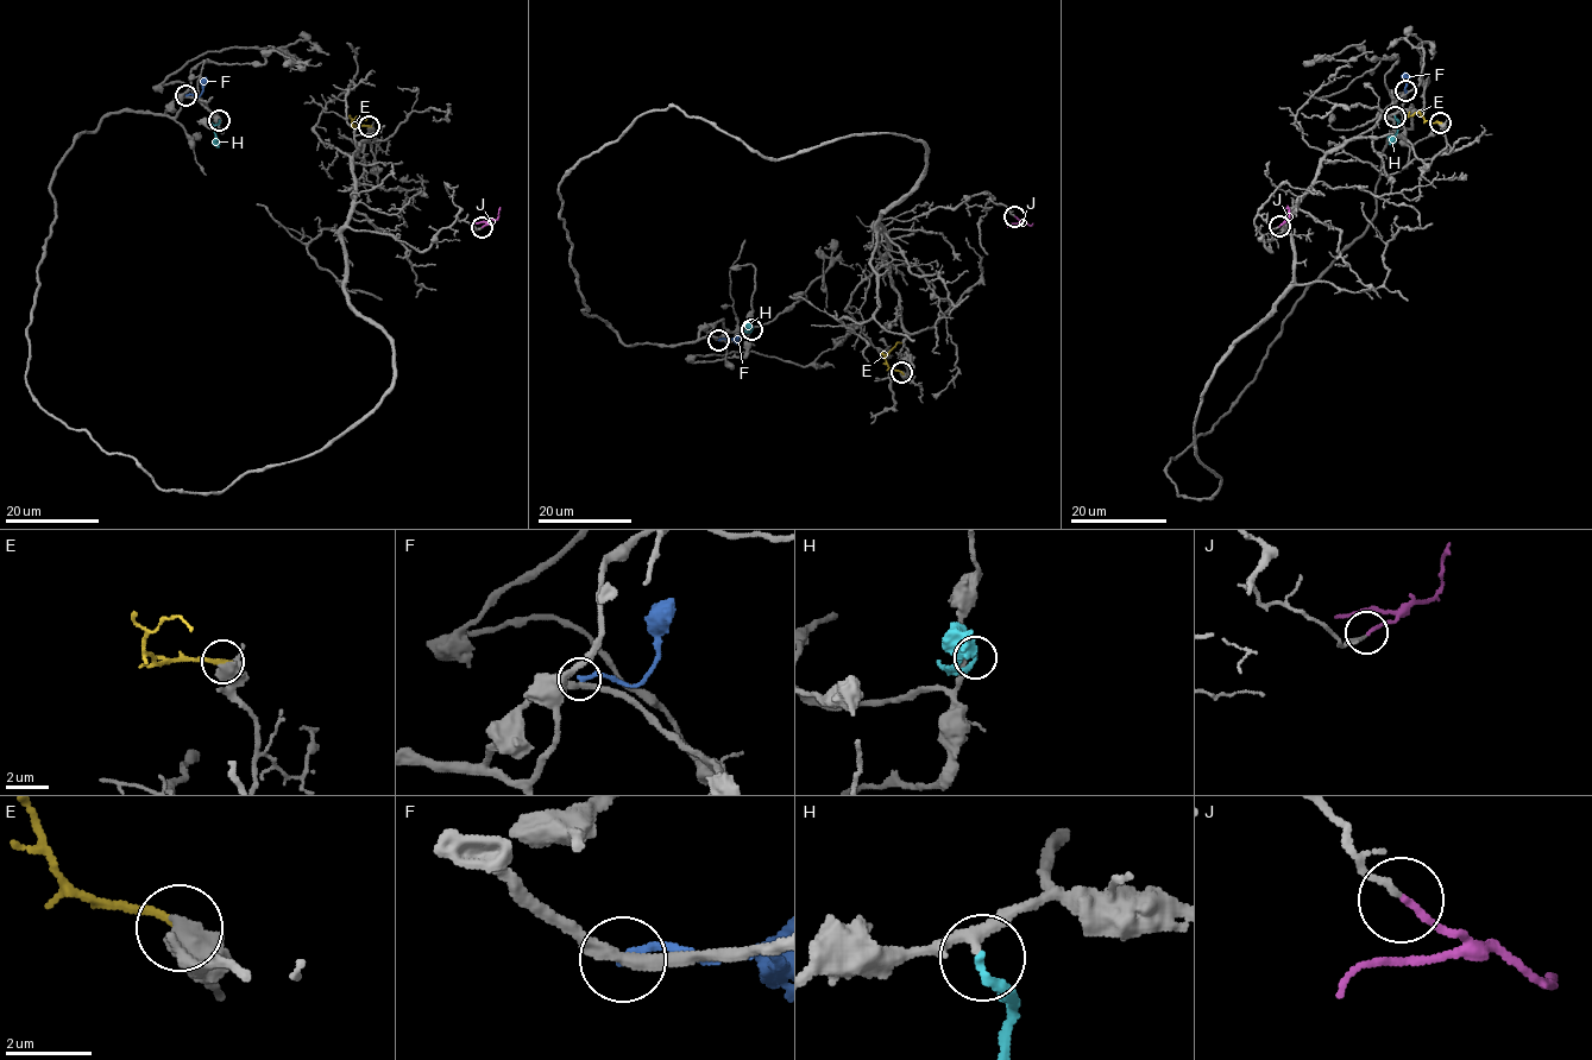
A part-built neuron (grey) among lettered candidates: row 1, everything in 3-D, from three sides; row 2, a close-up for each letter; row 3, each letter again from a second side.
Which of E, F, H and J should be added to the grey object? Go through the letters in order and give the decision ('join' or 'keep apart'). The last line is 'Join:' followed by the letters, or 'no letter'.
E: keep apart
F: keep apart
H: keep apart
J: join
Join: J

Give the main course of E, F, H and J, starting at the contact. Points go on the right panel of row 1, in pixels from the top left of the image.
E: (1439, 122), (1429, 122), (1419, 113), (1408, 115), (1409, 112)
F: (1405, 90), (1404, 73)
H: (1395, 117), (1398, 127), (1389, 144)
J: (1279, 226), (1289, 216), (1288, 206)

